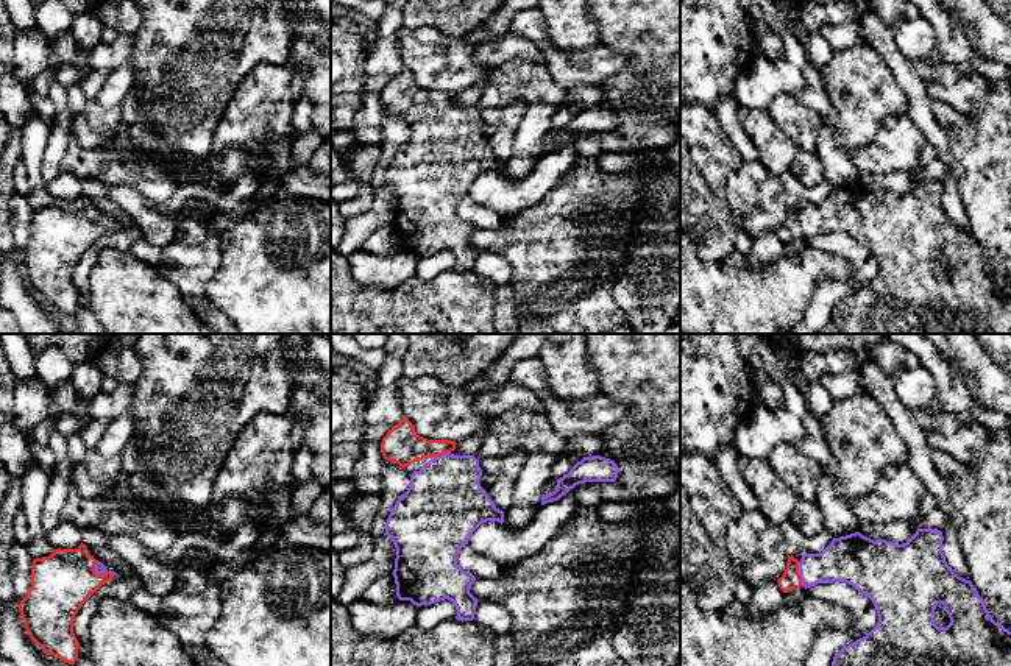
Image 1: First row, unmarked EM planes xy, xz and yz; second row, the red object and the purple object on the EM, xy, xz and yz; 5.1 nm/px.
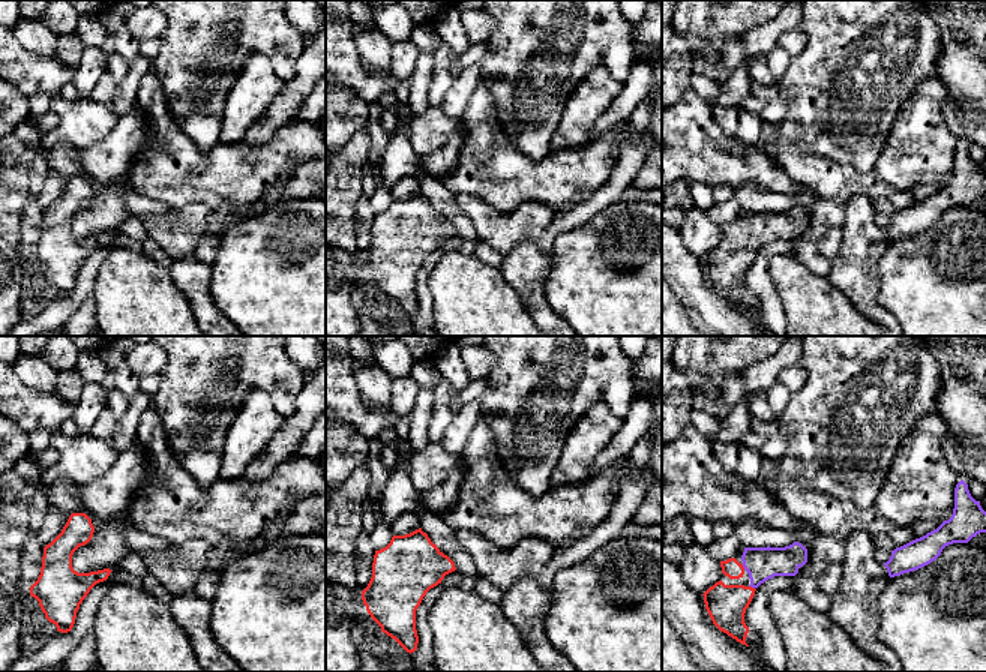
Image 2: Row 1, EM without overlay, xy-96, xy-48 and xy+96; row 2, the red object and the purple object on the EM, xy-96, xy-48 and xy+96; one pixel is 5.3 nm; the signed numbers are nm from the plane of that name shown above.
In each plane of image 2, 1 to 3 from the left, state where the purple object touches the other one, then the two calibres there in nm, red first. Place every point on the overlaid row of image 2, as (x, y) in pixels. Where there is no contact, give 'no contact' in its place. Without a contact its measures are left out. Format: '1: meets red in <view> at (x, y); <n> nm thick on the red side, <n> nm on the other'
1: no contact
2: no contact
3: meets red in xy+96 at (743, 567); 100 nm thick on the red side, 180 nm on the other

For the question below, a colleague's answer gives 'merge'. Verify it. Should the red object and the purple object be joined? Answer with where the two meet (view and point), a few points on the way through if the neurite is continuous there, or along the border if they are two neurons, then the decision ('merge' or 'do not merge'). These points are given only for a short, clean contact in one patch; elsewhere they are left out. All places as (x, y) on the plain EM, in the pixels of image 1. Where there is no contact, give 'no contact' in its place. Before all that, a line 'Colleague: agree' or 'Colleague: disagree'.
Colleague: agree
contact yz (799, 225); way yz (790, 231), (799, 225), (844, 209); merge

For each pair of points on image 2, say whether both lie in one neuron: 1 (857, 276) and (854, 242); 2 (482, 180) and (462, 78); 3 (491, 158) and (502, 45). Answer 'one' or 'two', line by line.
1: one
2: two
3: two

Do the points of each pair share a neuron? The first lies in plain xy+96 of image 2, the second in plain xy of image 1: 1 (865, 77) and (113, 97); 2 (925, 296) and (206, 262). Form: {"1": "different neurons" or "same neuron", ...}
{"1": "different neurons", "2": "different neurons"}

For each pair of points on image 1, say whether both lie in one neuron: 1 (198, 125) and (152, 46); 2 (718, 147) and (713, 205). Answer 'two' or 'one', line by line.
1: one
2: one

